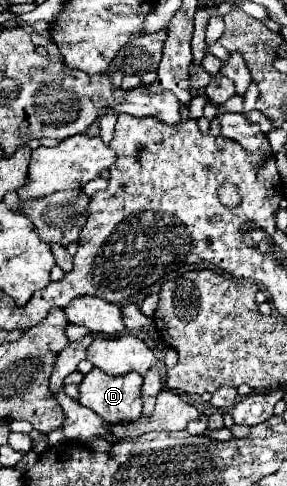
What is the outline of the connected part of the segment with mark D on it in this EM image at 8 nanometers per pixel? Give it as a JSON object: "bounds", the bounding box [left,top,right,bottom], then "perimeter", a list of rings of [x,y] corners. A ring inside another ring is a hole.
{"bounds":[79,368,143,424],"perimeter":[[[93,368],[79,384],[81,390],[79,402],[91,408],[95,414],[99,414],[107,424],[131,422],[141,416],[141,384],[143,384],[143,376],[139,372],[131,372],[123,376],[107,376],[103,370]]]}

